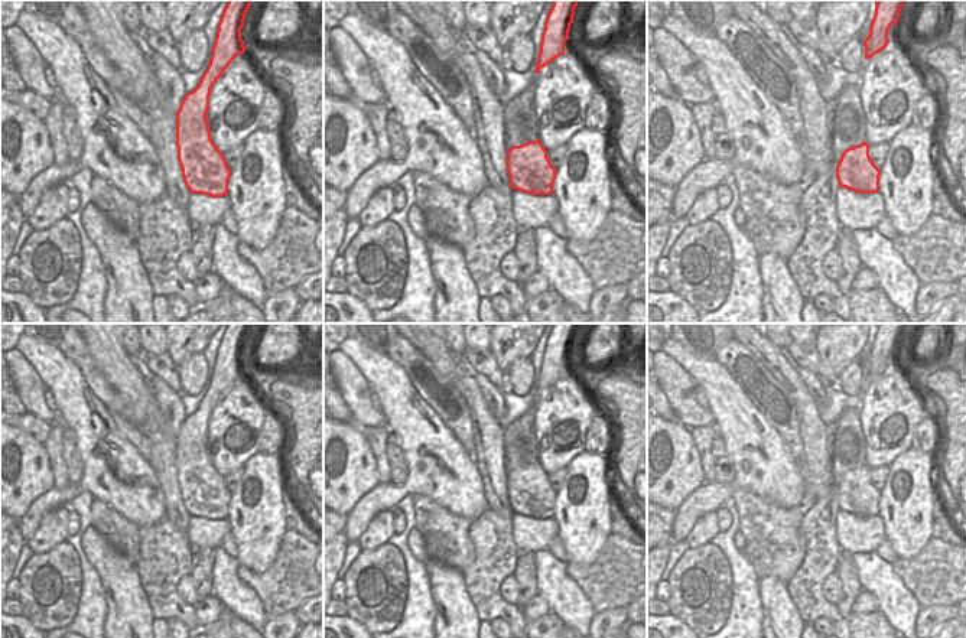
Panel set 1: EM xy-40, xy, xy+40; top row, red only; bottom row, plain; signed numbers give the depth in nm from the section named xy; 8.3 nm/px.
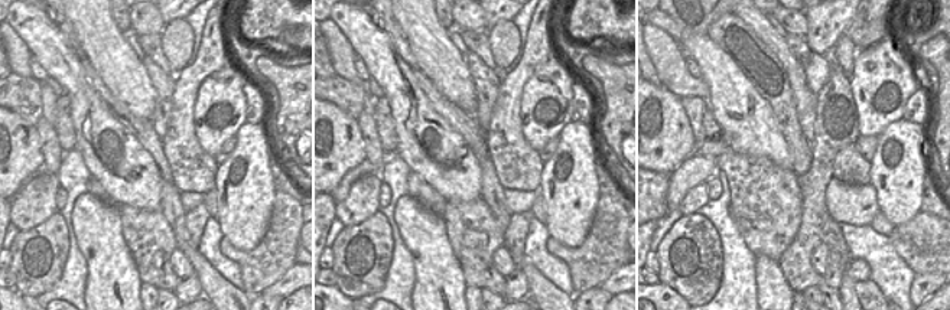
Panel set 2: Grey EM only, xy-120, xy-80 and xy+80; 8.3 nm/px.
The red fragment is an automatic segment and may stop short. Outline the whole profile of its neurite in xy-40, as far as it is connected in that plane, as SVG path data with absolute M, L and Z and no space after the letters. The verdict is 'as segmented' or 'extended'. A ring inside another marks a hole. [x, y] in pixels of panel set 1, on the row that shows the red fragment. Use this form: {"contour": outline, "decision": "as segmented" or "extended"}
{"contour": "M228 0L218 23L209 65L198 87L185 95L176 113L178 162L182 169L183 182L191 193L202 193L212 198L221 198L228 193L231 169L224 159L224 153L217 149L211 139L206 113L209 110L211 88L217 79L222 77L235 56L245 52L244 40L241 39L241 29L251 1L253 0Z", "decision": "as segmented"}

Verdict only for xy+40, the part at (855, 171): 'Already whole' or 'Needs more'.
Already whole

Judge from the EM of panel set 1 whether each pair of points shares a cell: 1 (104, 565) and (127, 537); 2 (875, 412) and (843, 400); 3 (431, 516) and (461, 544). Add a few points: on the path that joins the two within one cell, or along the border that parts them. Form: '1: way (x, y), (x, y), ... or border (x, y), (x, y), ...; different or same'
1: border (93, 526), (135, 565); different
2: border (861, 396), (861, 403), (856, 409); different
3: way (438, 523), (454, 539); same

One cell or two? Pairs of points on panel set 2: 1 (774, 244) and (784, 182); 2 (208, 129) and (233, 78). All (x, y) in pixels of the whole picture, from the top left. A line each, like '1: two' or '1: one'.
1: one
2: one

